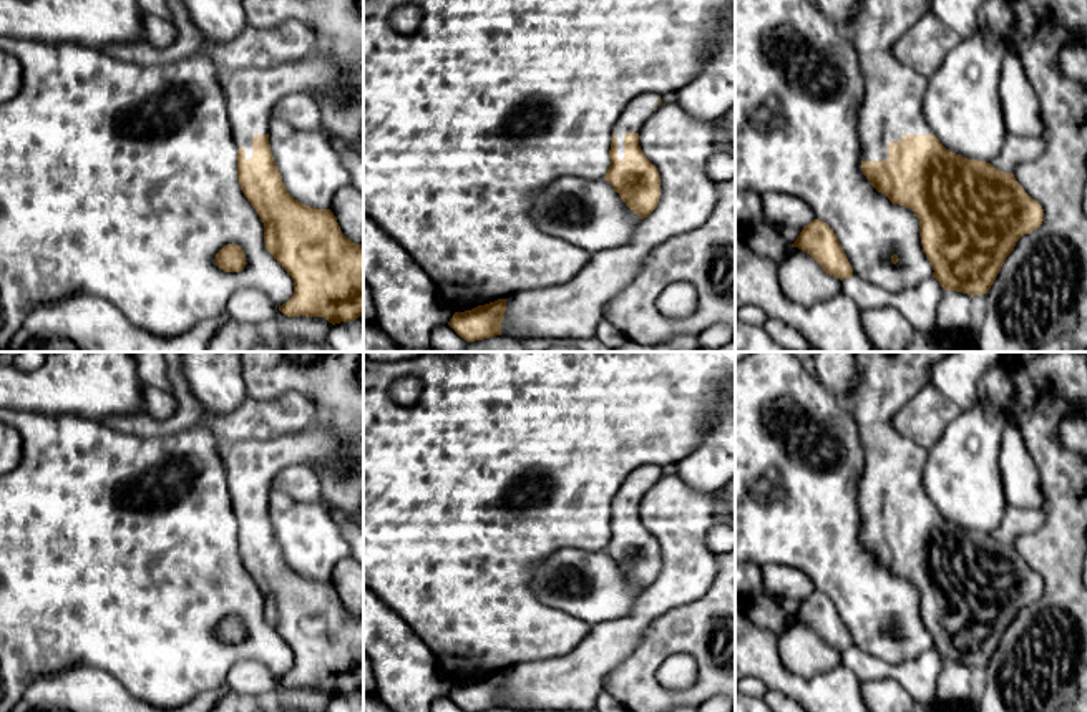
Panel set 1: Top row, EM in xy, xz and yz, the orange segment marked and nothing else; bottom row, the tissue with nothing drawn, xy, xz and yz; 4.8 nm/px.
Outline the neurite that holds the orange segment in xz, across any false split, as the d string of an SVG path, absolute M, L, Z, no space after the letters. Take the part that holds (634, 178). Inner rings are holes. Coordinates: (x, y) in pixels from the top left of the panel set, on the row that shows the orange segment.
M642 93L627 103L612 129L611 166L604 176L641 219L657 207L660 179L639 146L639 133L660 105L662 100L656 93Z

